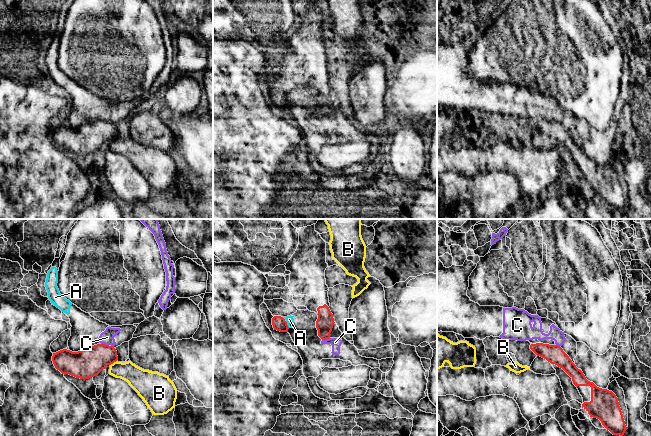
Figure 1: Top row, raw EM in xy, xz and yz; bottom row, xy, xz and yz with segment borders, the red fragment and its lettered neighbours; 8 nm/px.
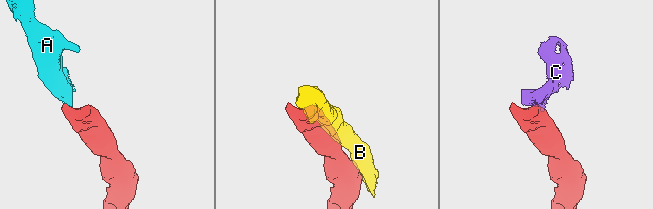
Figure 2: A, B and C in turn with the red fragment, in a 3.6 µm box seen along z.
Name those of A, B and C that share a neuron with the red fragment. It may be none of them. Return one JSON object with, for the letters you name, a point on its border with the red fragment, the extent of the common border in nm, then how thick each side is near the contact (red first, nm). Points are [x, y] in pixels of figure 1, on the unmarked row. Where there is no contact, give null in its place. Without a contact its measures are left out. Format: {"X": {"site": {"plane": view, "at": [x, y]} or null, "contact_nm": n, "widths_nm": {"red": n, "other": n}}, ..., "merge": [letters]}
{"merge": []}

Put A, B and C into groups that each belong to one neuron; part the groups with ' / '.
A C / B

